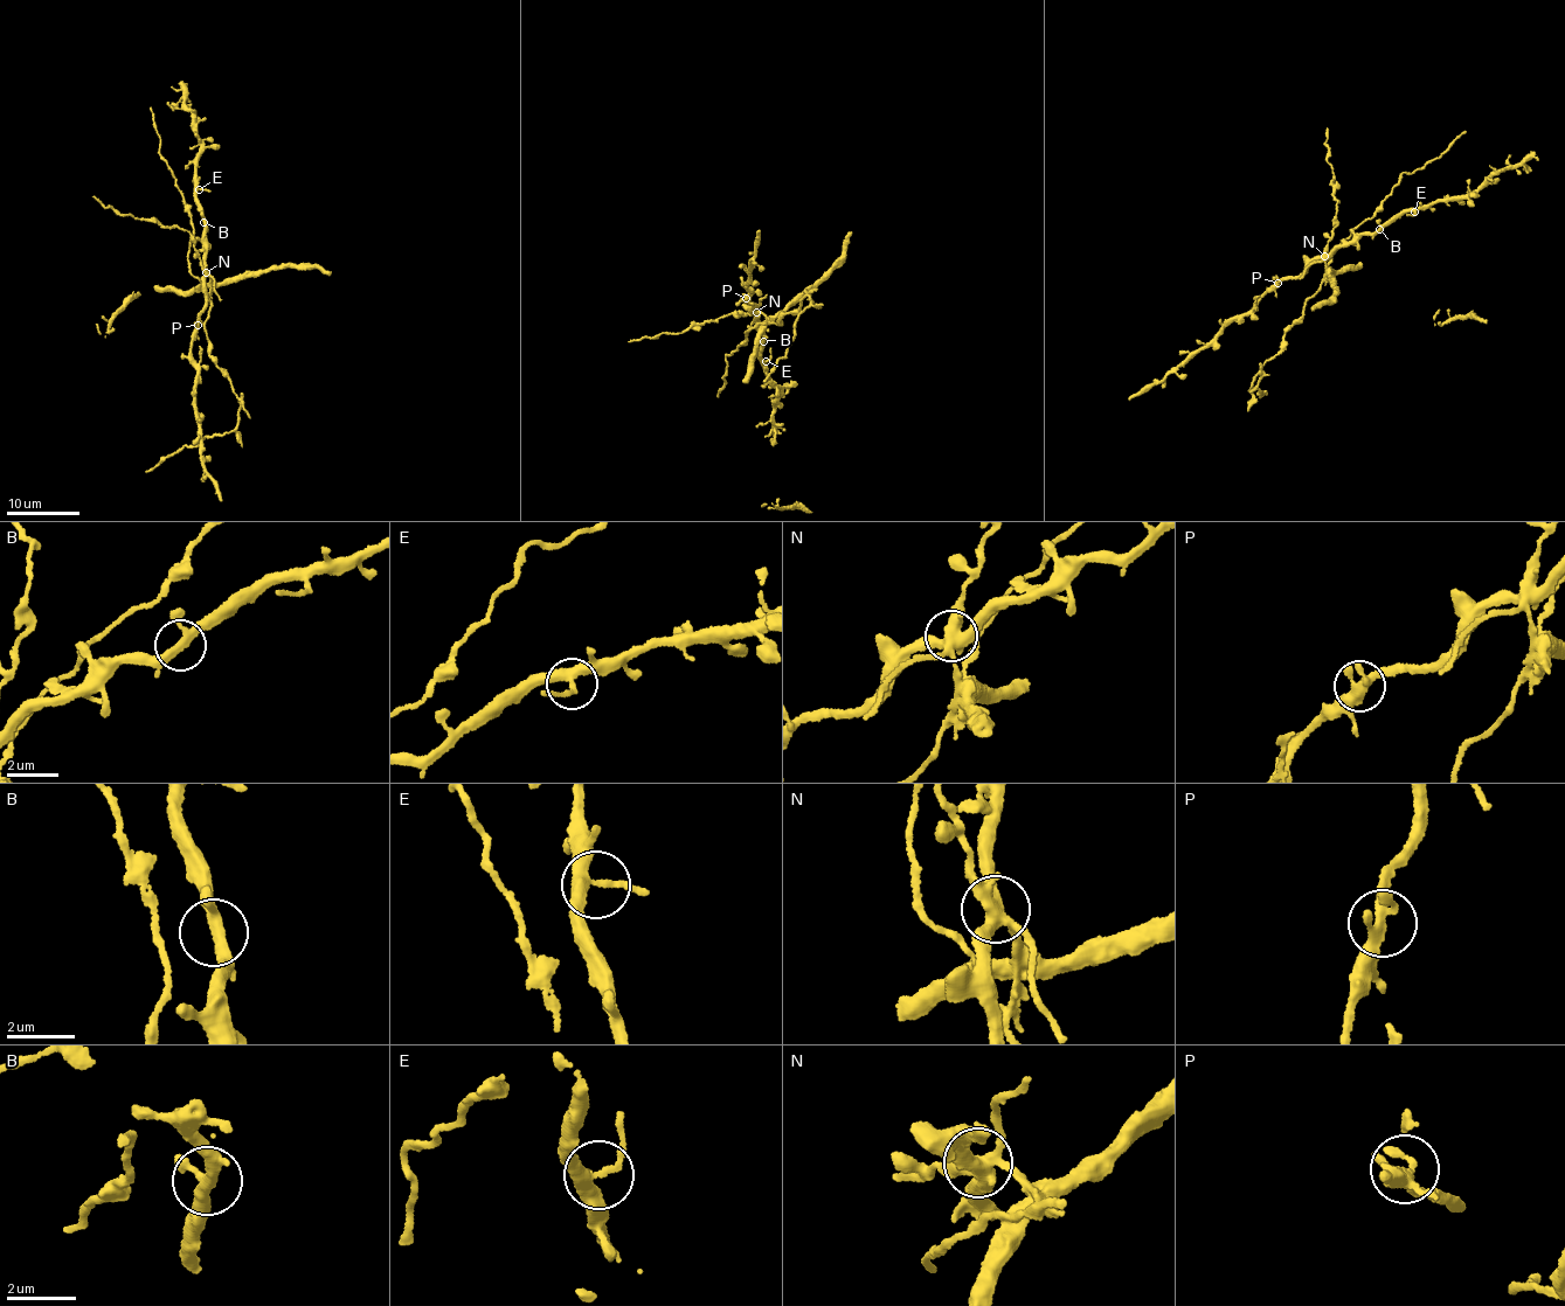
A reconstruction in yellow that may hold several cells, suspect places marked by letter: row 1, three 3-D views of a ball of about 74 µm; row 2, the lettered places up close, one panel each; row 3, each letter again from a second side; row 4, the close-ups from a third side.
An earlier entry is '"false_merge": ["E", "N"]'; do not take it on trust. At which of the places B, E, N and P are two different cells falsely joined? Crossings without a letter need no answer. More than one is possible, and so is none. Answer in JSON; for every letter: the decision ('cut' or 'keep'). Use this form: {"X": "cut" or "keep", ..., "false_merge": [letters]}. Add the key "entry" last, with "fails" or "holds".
{"B": "keep", "E": "keep", "N": "cut", "P": "keep", "false_merge": ["N"], "entry": "fails"}

